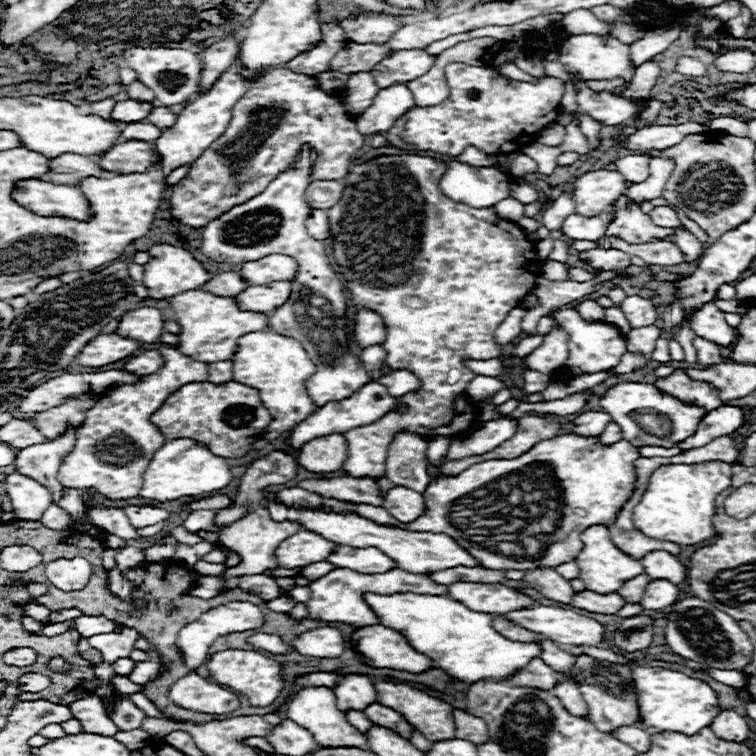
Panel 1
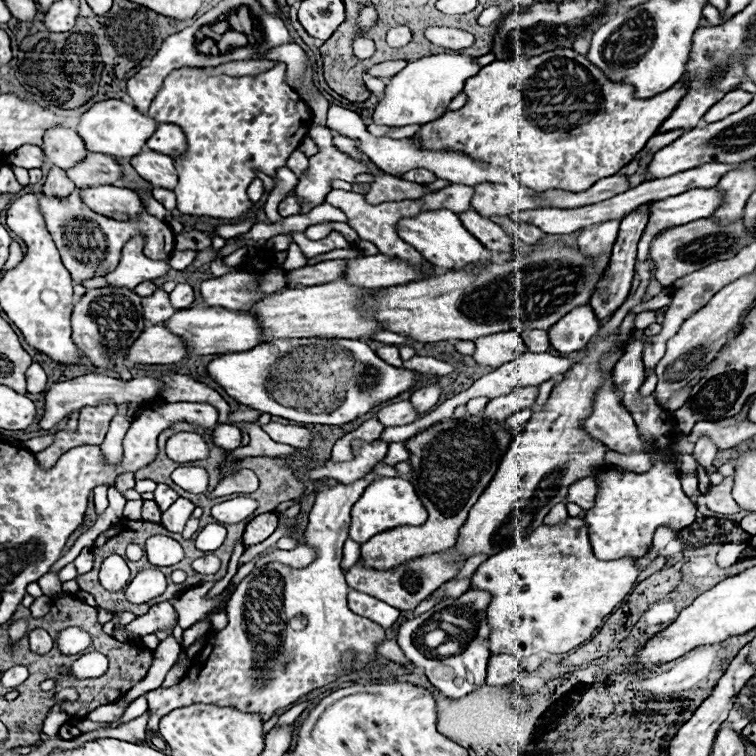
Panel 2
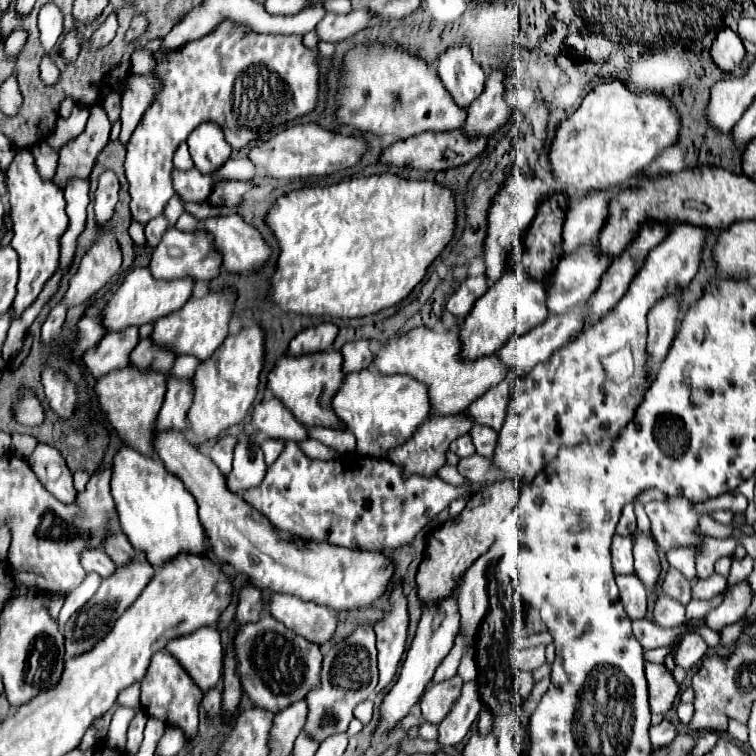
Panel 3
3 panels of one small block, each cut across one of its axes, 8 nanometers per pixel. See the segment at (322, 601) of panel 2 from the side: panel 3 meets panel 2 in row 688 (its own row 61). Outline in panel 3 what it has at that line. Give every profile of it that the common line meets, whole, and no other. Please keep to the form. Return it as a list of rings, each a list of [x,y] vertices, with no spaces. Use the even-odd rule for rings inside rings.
[[[222,22],[206,38],[190,42],[172,52],[154,52],[156,68],[152,76],[162,84],[154,102],[144,112],[140,124],[136,126],[126,154],[126,178],[130,184],[130,210],[132,218],[146,224],[160,216],[166,202],[174,196],[170,172],[174,167],[173,156],[176,148],[188,138],[190,132],[202,122],[216,122],[222,126],[228,144],[240,150],[248,142],[260,138],[276,126],[282,126],[296,116],[304,116],[316,106],[318,96],[318,66],[316,50],[302,46],[302,36],[282,36],[282,34],[258,34],[244,24]],[[240,76],[240,88],[234,88]]]

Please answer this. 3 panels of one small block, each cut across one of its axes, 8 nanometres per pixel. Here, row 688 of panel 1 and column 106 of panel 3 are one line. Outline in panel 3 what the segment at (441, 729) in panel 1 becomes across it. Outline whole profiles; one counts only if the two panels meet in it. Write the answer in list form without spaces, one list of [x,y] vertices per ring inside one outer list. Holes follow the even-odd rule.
[[[126,366],[100,378],[94,390],[98,394],[100,408],[104,410],[118,438],[140,454],[156,458],[156,450],[152,446],[152,426],[156,422],[156,414],[160,412],[160,402],[164,402],[166,374],[144,374],[140,370],[132,370],[132,366]]]

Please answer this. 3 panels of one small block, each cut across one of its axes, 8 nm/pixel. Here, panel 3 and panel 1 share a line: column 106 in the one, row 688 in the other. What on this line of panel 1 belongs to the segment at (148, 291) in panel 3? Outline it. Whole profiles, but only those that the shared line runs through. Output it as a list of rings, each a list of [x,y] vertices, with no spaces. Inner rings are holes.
[[[308,686],[308,688],[302,688],[288,704],[288,712],[286,716],[300,724],[302,728],[306,728],[308,732],[312,732],[314,740],[324,746],[324,748],[336,748],[336,746],[352,746],[352,748],[362,748],[362,750],[368,750],[368,742],[366,742],[366,736],[354,728],[352,724],[348,724],[346,716],[342,710],[336,708],[336,696],[332,692],[332,688],[326,688],[326,686]]]

